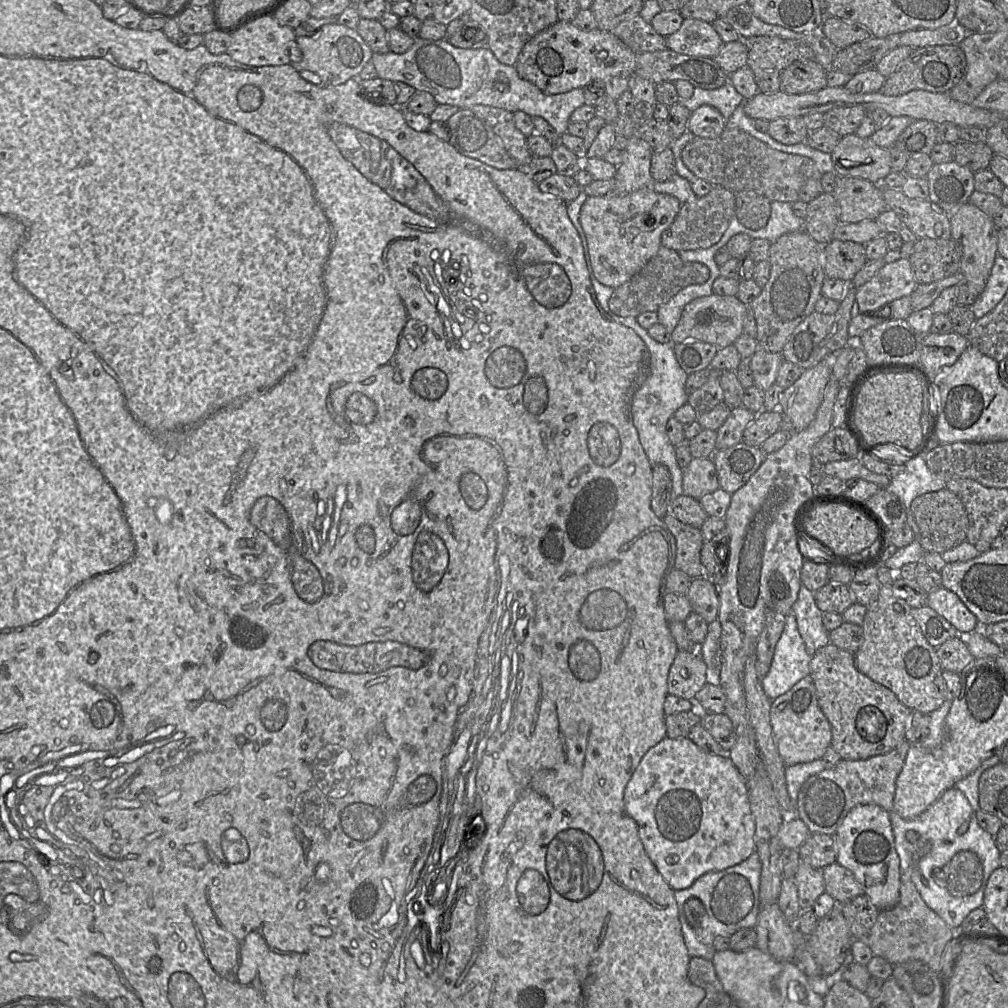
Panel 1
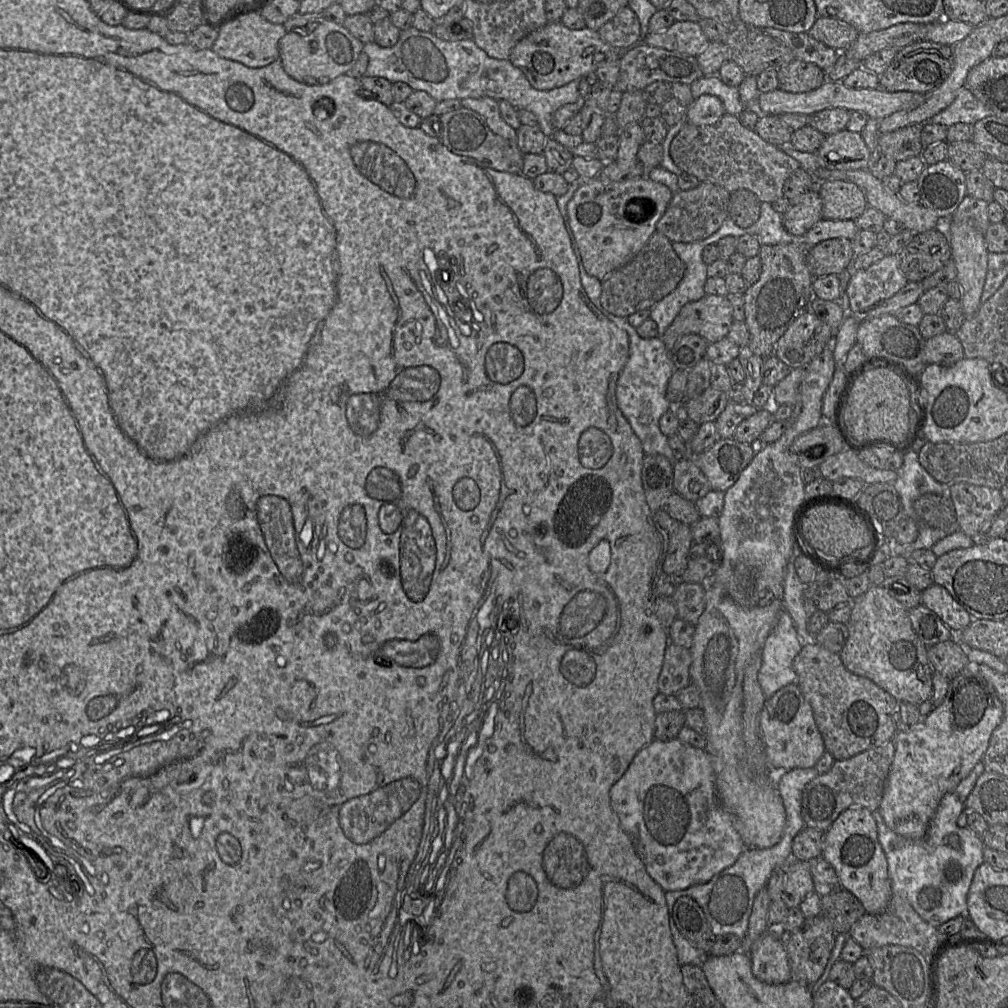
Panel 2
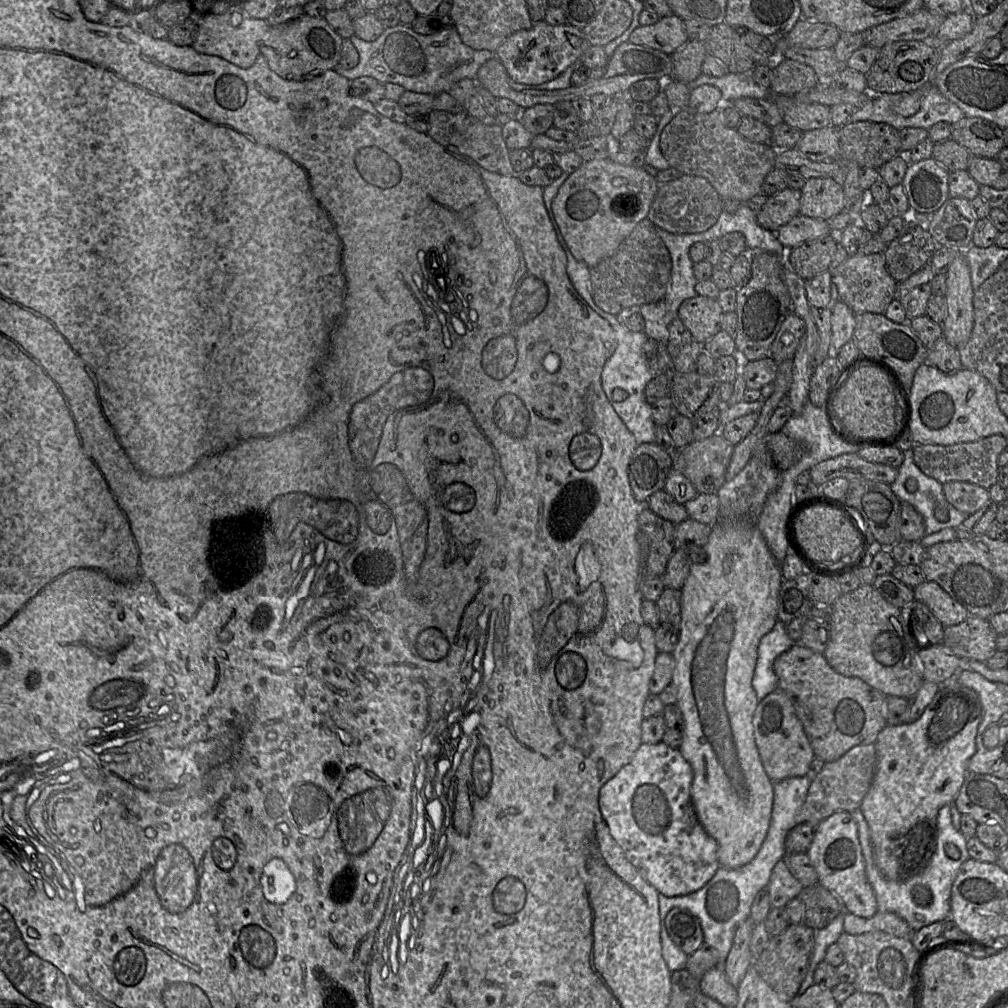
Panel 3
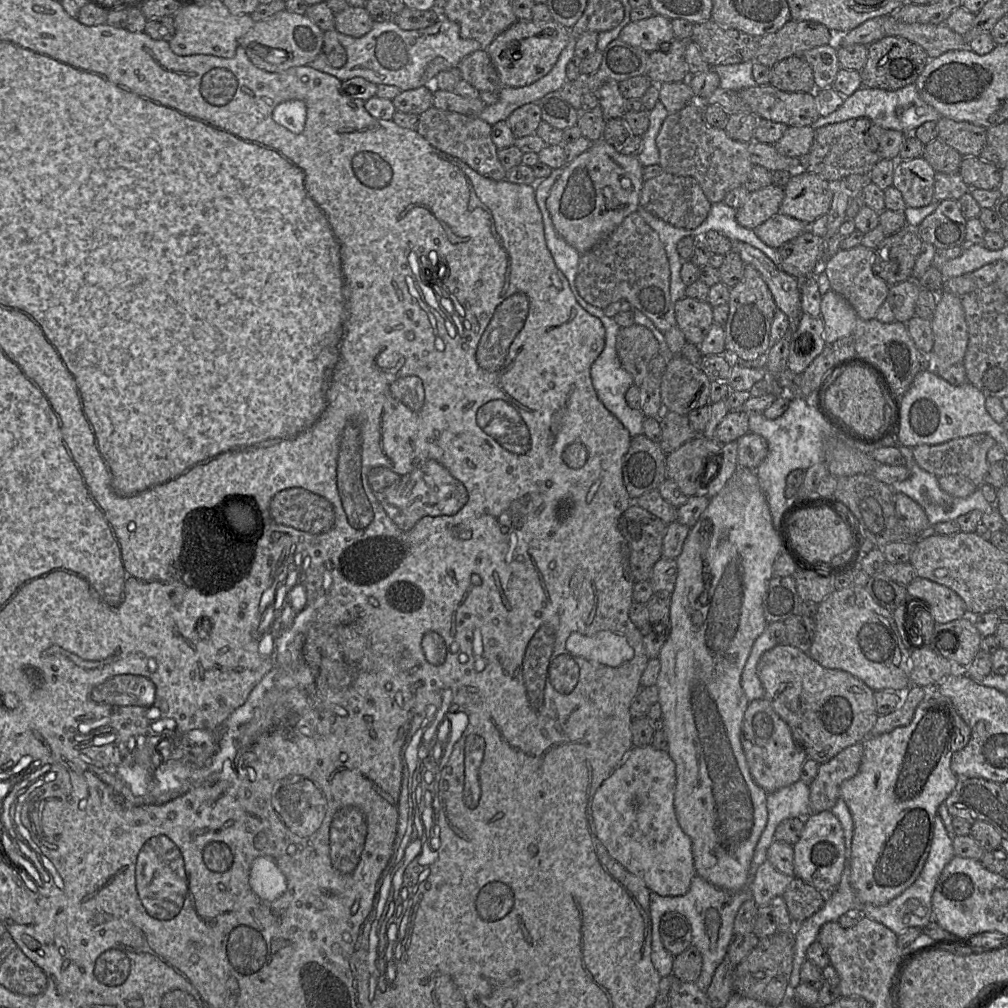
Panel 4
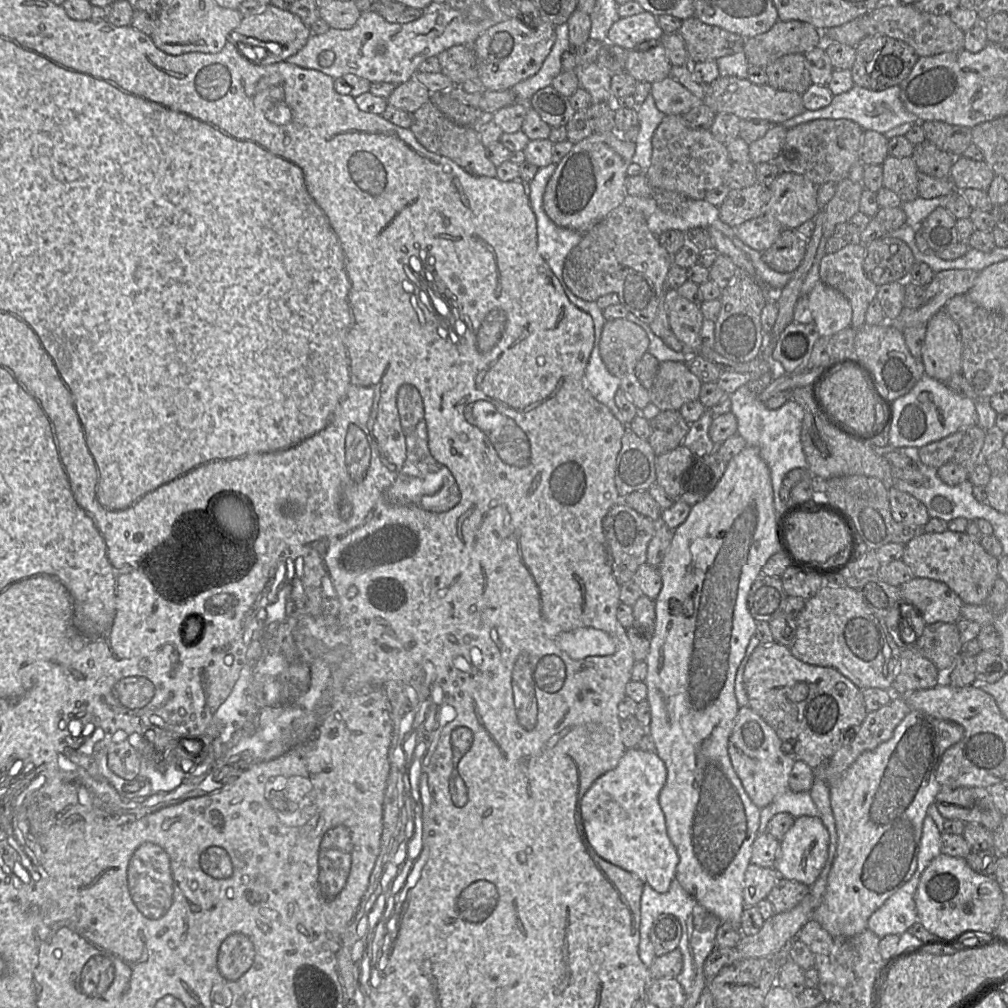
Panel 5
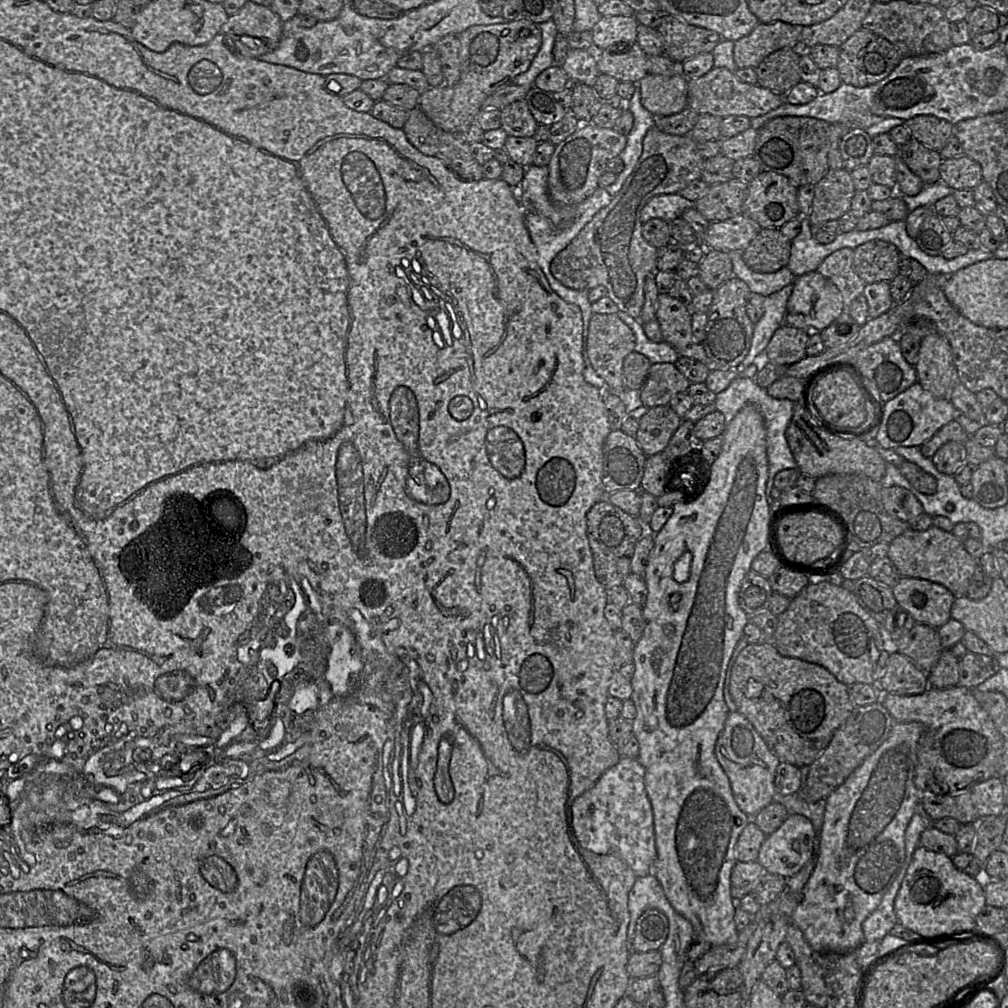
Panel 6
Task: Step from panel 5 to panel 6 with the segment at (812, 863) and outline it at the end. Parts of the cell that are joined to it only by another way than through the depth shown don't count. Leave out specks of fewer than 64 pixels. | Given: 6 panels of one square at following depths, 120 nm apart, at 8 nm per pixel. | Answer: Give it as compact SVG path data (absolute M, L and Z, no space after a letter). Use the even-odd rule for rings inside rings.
M789 814L776 831L766 836L757 862L768 873L790 877L815 856L817 836L810 820Z

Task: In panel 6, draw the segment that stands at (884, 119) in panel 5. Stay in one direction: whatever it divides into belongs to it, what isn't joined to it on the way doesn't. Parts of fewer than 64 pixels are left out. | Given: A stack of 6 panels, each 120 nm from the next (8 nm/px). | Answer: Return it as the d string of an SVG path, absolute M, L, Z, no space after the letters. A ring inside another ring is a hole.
M841 83L835 91L830 93L819 93L816 98L805 104L791 104L784 101L776 109L771 110L764 115L751 118L751 127L758 130L773 118L780 116L806 116L825 120L830 123L854 125L857 128L866 129L887 118L872 112L872 103L877 91L877 83L865 87L855 87L851 84Z

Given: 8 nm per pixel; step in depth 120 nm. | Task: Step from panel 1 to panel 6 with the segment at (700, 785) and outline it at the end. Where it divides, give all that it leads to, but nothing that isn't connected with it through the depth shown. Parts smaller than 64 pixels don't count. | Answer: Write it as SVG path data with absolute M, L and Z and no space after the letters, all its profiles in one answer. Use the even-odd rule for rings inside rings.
M621 757L571 806L571 825L579 844L596 854L617 854L636 877L651 874L657 858L654 817L644 775L644 767L636 758Z

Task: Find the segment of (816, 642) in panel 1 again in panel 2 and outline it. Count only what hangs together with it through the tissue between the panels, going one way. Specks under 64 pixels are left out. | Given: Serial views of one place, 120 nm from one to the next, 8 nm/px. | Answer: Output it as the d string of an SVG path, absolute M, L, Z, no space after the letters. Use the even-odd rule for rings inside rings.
M793 558L789 561L783 581L783 609L793 620L799 638L804 642L816 642L815 635L807 630L808 614L804 605L804 584L794 568Z

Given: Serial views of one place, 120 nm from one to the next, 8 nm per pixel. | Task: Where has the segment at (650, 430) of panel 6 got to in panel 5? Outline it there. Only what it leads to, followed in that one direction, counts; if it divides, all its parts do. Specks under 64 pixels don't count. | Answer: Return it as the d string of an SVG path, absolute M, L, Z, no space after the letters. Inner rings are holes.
M679 410L660 411L649 422L651 435L647 441L656 456L682 445L689 431L689 424Z

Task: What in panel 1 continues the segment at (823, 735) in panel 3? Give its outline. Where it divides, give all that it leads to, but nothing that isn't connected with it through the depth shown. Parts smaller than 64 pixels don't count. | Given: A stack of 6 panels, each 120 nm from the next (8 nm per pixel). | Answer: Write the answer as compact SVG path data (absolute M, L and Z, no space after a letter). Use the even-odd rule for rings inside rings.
M829 643L819 648L810 661L810 674L813 680L818 704L831 726L832 747L842 760L863 760L873 756L887 754L905 740L912 710L902 704L887 687L874 682L862 674L855 666L854 653Z

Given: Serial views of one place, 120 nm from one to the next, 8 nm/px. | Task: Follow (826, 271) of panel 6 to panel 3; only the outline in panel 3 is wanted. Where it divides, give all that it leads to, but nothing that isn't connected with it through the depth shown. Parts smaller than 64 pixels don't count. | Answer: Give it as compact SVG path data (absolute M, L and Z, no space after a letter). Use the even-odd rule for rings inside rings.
M852 253L835 269L829 271L832 283L837 287L839 299L855 314L884 314L889 303L897 297L898 282L887 272L883 253L868 255Z

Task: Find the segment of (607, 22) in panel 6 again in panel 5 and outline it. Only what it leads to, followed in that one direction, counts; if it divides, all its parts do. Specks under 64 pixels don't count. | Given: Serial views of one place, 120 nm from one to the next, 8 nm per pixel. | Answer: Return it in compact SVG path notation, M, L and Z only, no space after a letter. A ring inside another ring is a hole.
M642 12L637 15L628 16L624 18L619 18L609 30L607 41L618 45L626 50L635 50L637 51L637 47L647 42L648 45L651 45L651 40L661 40L664 35L664 31L660 28L657 23L657 17L650 12Z

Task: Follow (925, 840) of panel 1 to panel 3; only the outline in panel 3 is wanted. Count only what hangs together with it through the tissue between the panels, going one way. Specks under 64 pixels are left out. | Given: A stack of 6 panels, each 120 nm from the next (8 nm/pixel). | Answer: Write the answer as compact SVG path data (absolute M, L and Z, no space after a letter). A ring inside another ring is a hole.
M950 805L941 807L937 815L937 844L927 866L917 875L908 880L898 882L885 878L877 868L871 844L867 822L860 810L850 812L858 829L858 838L865 860L866 877L871 885L878 907L878 912L894 912L902 917L909 926L918 931L920 928L937 921L950 918L950 896L952 885L958 875L961 865L970 859L967 850L967 838L952 825ZM952 843L960 850L960 858L951 859L945 853L945 845Z

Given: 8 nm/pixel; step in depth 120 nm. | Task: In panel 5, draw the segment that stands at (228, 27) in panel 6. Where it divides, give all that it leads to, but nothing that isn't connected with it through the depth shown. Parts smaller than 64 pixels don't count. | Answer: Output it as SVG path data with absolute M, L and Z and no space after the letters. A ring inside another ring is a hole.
M271 4L268 5L268 7L260 14L243 16L243 19L240 25L235 29L235 31L243 36L246 36L248 38L255 38L262 42L262 44L259 45L259 44L247 41L243 45L244 46L243 50L251 50L251 47L248 46L248 44L257 45L265 49L262 51L267 51L274 47L274 52L276 52L276 48L277 48L277 55L279 55L279 61L274 63L286 61L287 58L296 54L299 50L301 50L305 46L309 36L311 35L310 27L306 26L298 16L296 16L290 11L282 10Z

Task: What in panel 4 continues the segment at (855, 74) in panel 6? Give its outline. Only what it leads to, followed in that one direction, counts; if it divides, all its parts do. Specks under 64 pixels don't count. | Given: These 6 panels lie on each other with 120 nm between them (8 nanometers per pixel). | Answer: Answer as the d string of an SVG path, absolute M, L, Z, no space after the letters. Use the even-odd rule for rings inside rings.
M887 36L867 46L868 55L860 70L862 86L894 91L914 84L930 60L918 44L903 37Z

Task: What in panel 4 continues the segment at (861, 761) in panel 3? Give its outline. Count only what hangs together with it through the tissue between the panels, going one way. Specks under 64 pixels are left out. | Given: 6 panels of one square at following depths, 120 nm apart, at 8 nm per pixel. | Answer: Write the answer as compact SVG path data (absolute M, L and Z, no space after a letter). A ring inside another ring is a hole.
M856 743L819 765L817 775L809 785L812 813L828 811L836 804L842 783L858 772L863 751L864 744Z

